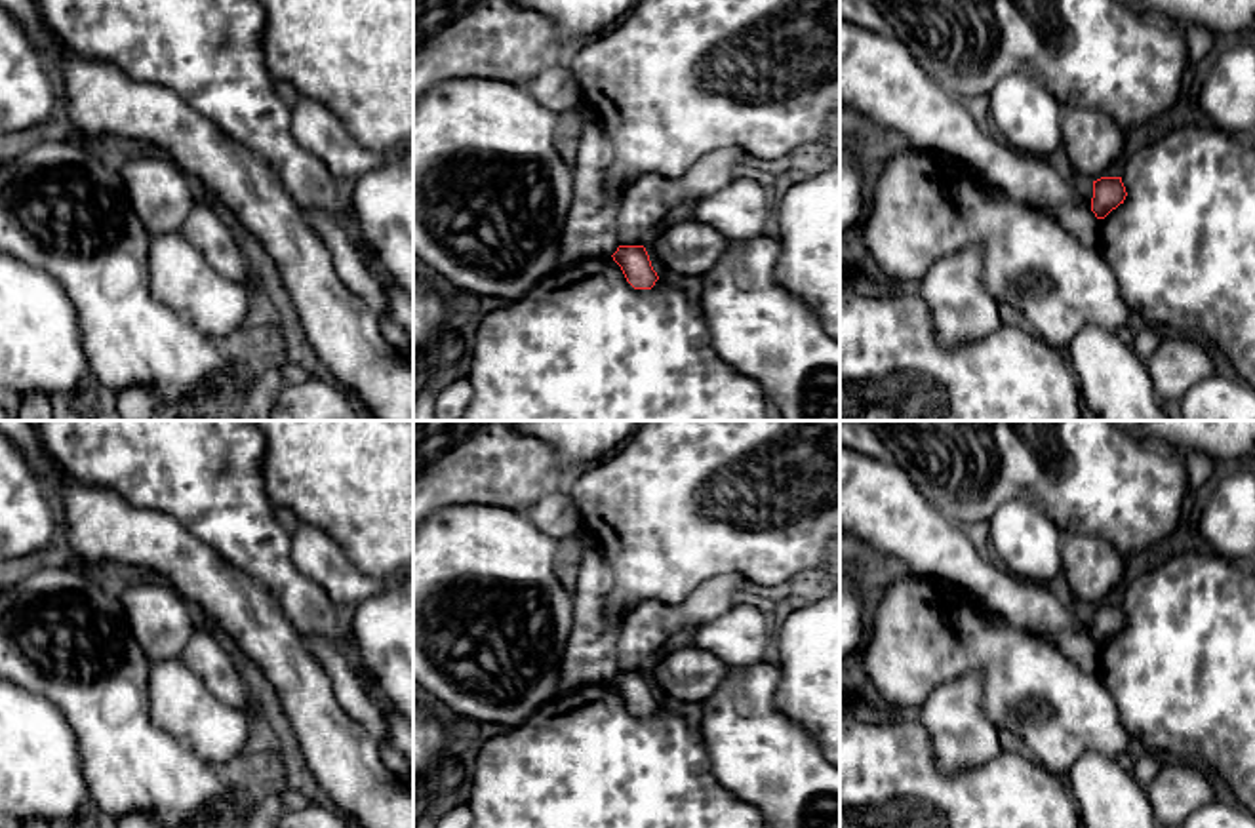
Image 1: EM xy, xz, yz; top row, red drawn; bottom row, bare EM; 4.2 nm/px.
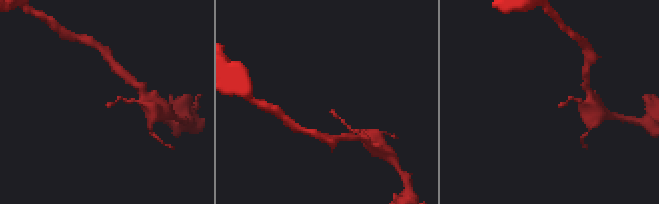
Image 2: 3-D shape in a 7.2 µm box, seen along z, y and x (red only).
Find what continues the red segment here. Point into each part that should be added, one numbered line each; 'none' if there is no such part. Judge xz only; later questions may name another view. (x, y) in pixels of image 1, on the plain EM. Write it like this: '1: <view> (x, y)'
none

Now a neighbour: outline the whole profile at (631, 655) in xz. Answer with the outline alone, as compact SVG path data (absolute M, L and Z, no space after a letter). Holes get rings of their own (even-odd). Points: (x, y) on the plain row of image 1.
M634 605L621 622L617 662L619 672L642 672L644 651L644 605Z

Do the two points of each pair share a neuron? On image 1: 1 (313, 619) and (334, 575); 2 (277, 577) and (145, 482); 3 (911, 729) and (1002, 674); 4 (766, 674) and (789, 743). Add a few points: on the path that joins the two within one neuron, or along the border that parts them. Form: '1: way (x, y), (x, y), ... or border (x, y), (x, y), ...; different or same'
1: border (292, 562), (338, 606); different
2: way (246, 545), (183, 482), (178, 482); same
3: border (916, 709), (905, 716); different
4: way (766, 691), (766, 720), (772, 726); same

